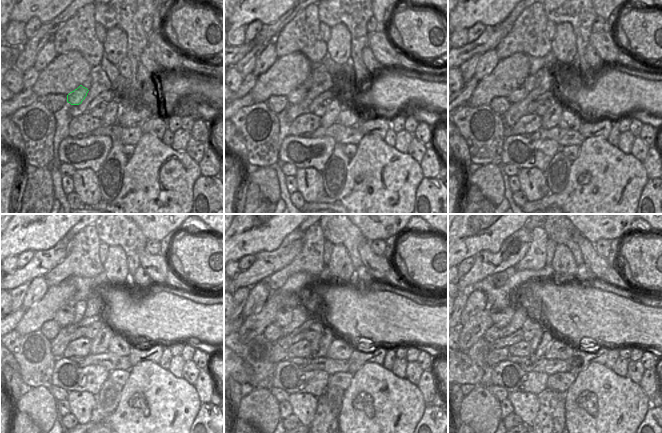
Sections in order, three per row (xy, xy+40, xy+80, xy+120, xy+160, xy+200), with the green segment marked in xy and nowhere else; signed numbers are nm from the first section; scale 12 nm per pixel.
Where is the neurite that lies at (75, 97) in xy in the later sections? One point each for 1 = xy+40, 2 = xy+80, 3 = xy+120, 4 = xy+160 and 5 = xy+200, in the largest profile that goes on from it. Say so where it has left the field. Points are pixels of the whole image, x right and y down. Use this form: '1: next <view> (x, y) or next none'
1: next xy+40 (298, 94)
2: next xy+80 (519, 94)
3: next xy+120 (64, 316)
4: next xy+160 (284, 316)
5: next xy+200 (501, 317)

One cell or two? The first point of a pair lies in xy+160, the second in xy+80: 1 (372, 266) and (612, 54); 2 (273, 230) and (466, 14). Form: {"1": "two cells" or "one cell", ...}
{"1": "one cell", "2": "one cell"}

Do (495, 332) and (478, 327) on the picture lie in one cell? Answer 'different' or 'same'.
different

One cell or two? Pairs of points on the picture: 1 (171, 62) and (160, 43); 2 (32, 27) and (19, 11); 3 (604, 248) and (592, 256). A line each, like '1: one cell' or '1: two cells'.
1: one cell
2: two cells
3: two cells

